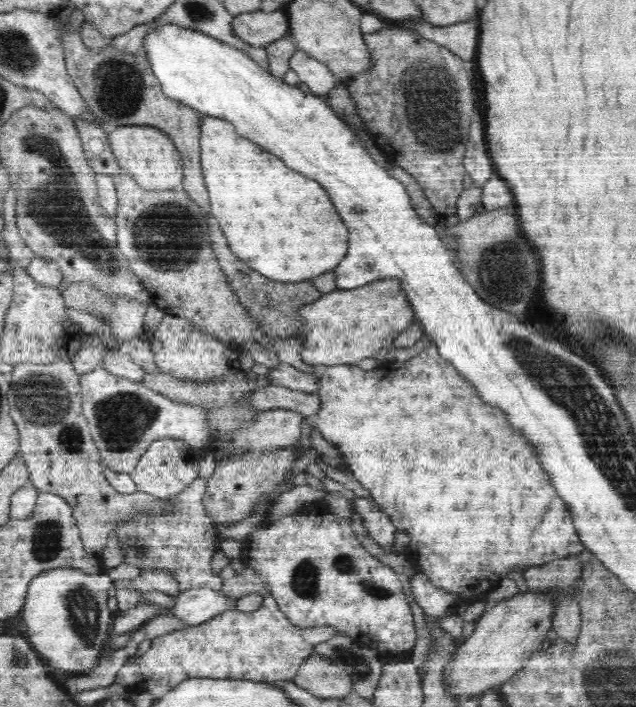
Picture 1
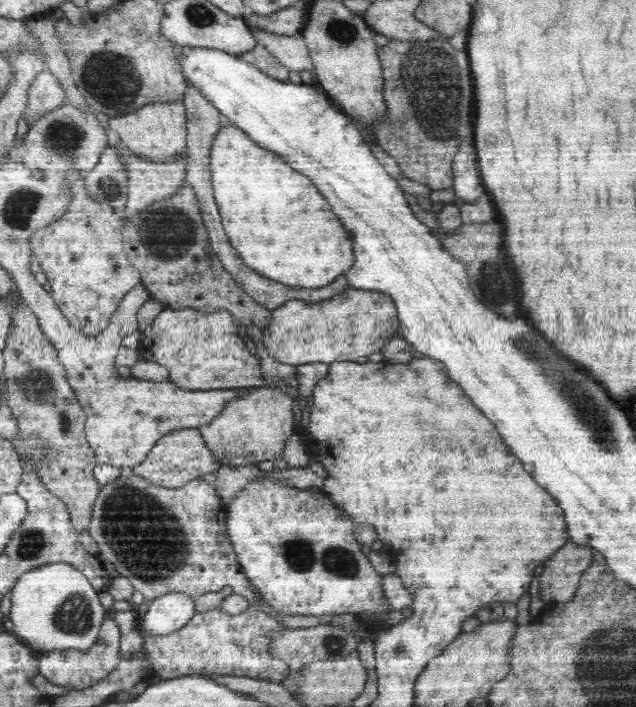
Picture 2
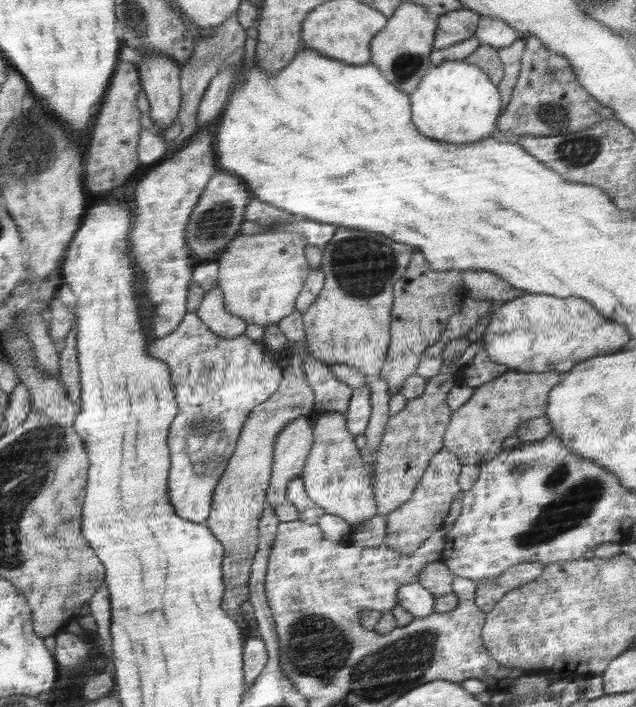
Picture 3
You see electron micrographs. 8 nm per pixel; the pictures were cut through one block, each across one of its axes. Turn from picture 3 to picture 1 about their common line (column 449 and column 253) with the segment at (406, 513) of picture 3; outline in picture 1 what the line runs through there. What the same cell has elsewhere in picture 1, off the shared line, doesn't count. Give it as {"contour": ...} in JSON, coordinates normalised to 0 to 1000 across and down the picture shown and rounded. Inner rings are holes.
{"contour":[[[465,631],[425,639],[390,638],[387,642],[352,648],[325,676],[319,724],[338,741],[354,744],[393,733],[412,699],[434,704],[437,699],[443,700],[450,693],[456,693],[443,687],[443,679],[459,670],[465,651],[469,651]]]}

